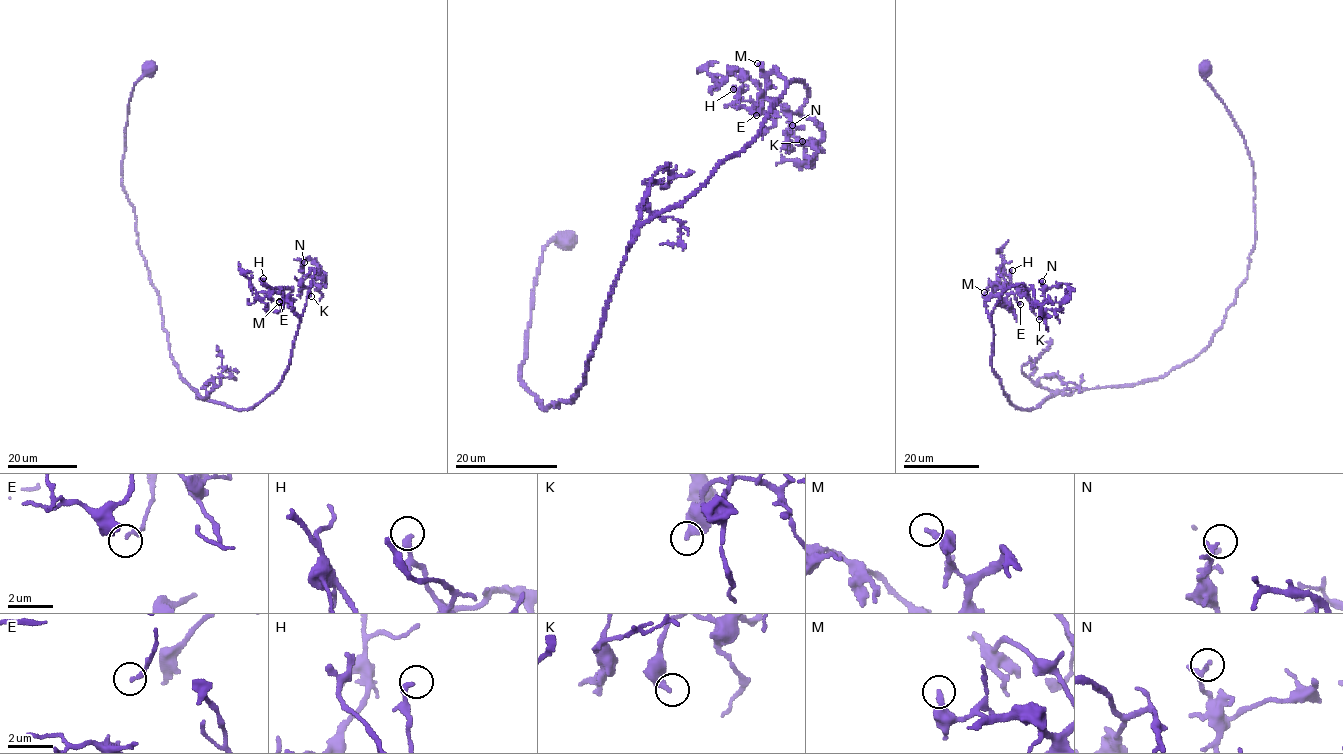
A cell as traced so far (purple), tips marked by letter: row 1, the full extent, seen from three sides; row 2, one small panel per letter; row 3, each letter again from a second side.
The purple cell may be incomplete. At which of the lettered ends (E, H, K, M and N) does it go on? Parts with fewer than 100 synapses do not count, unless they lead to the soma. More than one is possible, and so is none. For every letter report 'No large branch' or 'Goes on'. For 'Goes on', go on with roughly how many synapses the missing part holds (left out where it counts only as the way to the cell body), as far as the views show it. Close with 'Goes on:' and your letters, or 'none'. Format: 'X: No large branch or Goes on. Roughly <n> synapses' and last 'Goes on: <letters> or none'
E: No large branch
H: No large branch
K: No large branch
M: No large branch
N: No large branch
Goes on: none

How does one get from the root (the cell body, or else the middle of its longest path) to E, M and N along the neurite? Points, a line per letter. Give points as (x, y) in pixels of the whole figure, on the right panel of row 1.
E: (1203, 65), (1255, 191), (1248, 275), (1212, 341), (1156, 379), (1021, 410), (992, 368), (985, 309), (1020, 304)
M: (1203, 65), (1252, 162), (1255, 230), (1207, 346), (1156, 379), (1021, 410), (992, 368), (984, 292)
N: (1203, 65), (1255, 191), (1212, 341), (1021, 410), (991, 317), (1018, 284), (1051, 303), (1042, 281)

